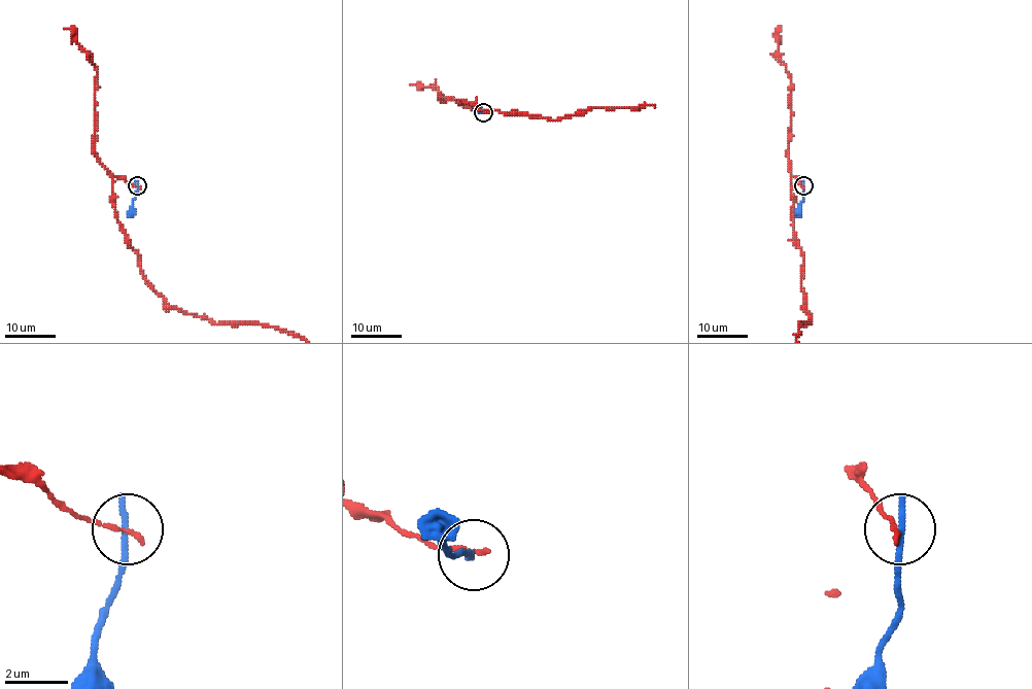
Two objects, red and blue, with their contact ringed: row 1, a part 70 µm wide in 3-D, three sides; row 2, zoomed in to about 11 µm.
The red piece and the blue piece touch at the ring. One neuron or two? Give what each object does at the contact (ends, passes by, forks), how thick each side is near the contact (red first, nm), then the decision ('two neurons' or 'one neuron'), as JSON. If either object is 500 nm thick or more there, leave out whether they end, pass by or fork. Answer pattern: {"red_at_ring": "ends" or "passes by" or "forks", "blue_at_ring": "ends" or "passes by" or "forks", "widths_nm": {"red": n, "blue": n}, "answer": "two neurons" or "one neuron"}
{"red_at_ring": "ends", "blue_at_ring": "ends", "widths_nm": {"red": 170, "blue": 240}, "answer": "two neurons"}

